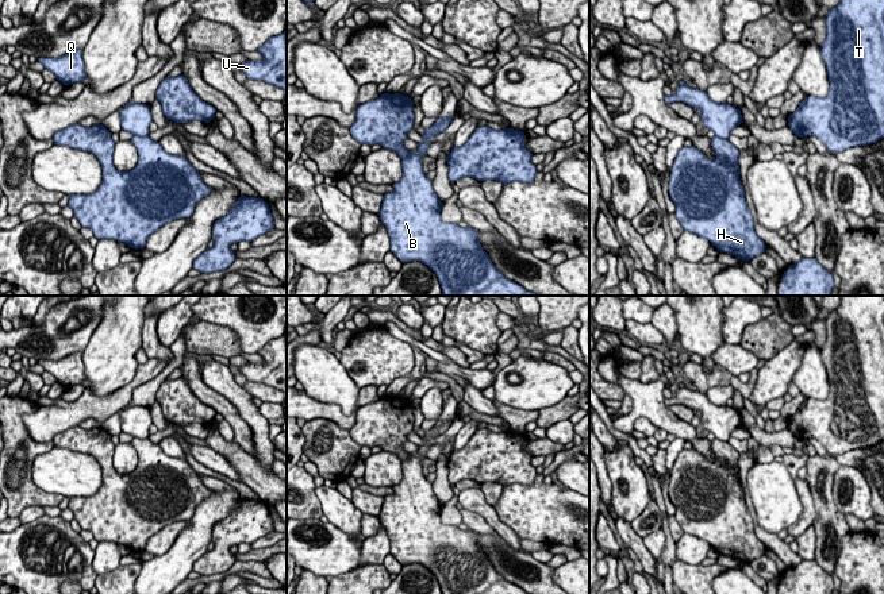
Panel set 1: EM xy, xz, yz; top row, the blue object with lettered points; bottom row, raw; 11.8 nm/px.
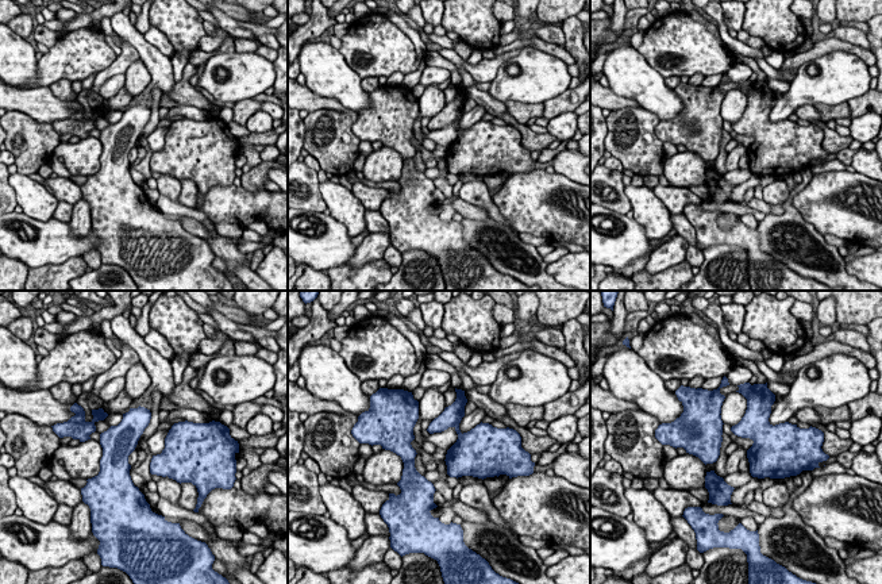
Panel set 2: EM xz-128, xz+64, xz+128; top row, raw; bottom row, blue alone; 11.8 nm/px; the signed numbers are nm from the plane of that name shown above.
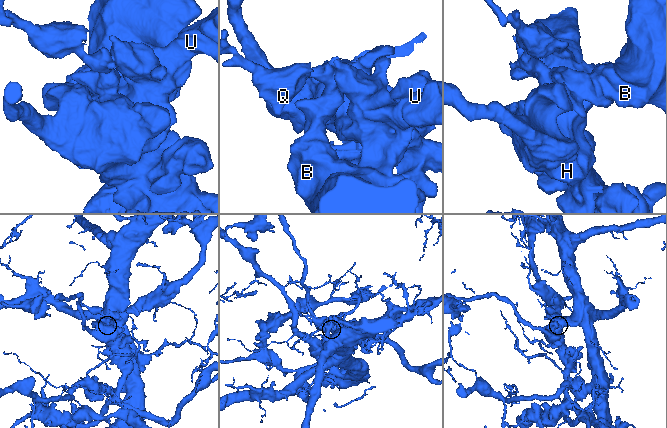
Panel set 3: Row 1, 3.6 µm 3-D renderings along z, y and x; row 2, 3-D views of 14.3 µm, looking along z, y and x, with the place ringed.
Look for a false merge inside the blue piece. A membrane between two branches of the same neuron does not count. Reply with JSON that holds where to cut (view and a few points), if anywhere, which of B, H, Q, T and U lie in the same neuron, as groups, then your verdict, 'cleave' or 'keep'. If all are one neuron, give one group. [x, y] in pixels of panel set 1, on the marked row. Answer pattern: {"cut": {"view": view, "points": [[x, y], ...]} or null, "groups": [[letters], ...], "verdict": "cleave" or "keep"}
{"cut": null, "groups": [["B", "H", "Q", "T", "U"]], "verdict": "keep"}

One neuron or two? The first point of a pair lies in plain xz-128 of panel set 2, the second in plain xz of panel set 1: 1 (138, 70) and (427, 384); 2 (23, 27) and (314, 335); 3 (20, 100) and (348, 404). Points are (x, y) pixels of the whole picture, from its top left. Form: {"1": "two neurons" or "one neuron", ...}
{"1": "two neurons", "2": "two neurons", "3": "two neurons"}

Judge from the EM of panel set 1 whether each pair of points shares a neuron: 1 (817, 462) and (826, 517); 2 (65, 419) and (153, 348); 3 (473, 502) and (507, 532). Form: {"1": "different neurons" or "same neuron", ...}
{"1": "same neuron", "2": "different neurons", "3": "same neuron"}

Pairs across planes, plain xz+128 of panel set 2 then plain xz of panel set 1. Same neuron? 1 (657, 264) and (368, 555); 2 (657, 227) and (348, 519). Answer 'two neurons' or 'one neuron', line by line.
1: one neuron
2: one neuron

